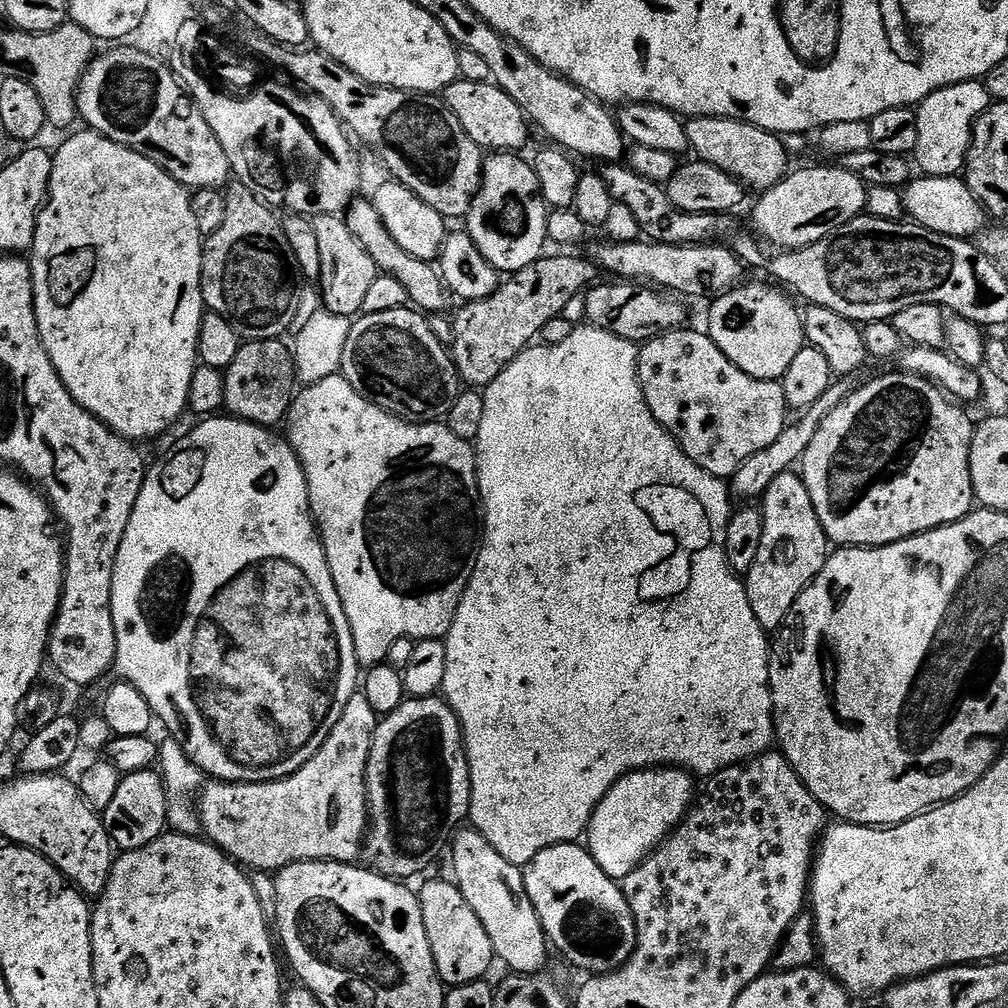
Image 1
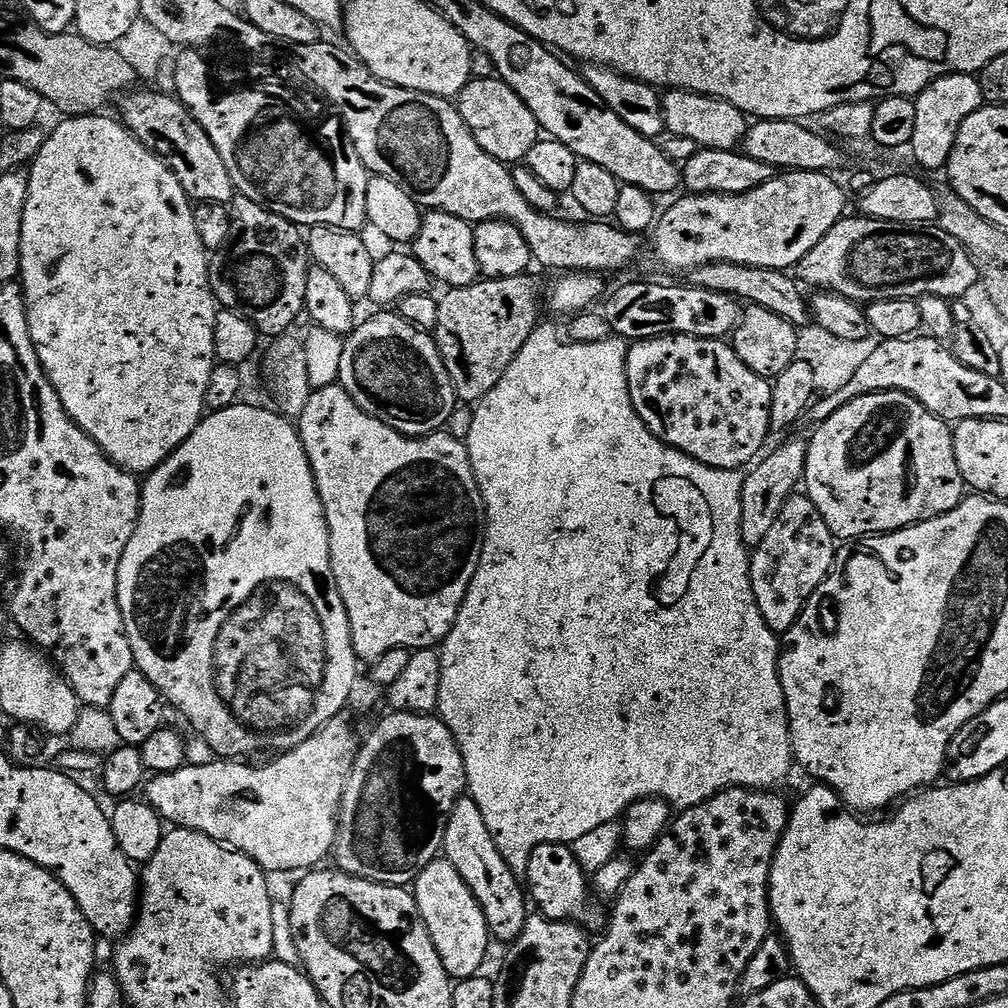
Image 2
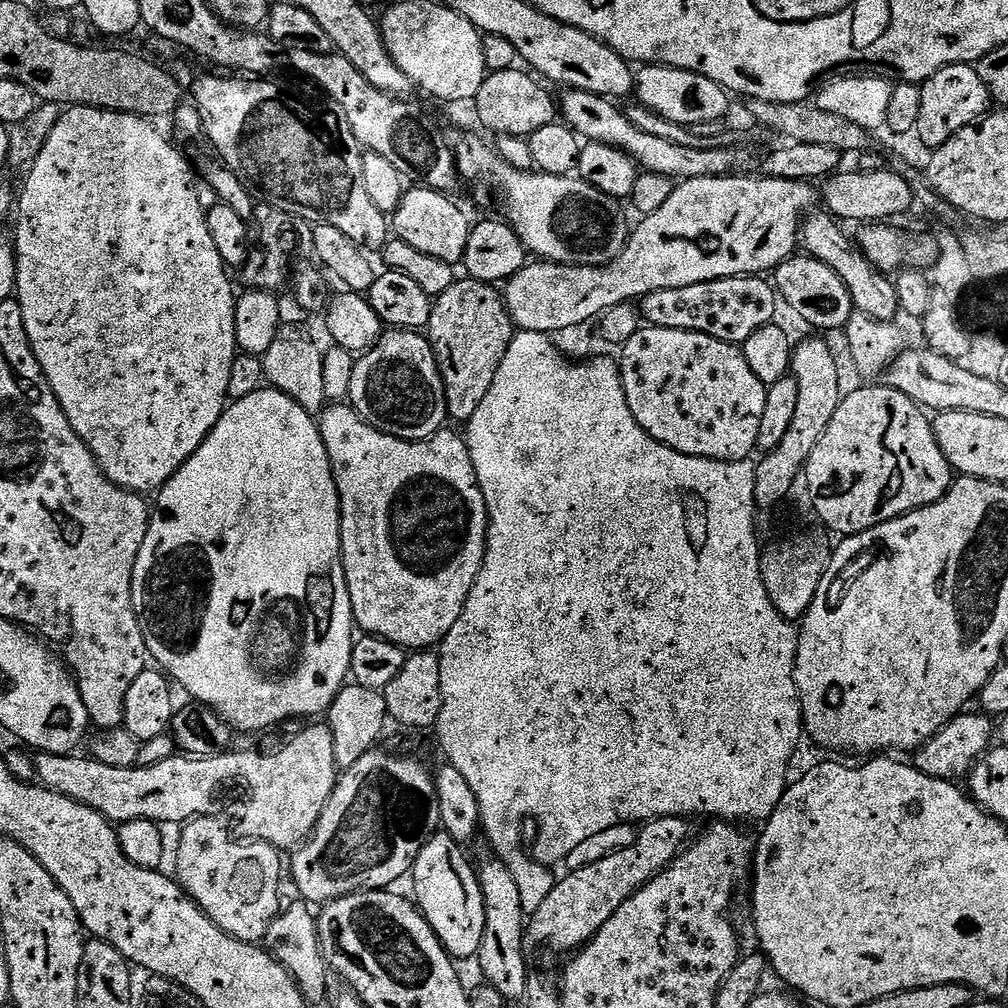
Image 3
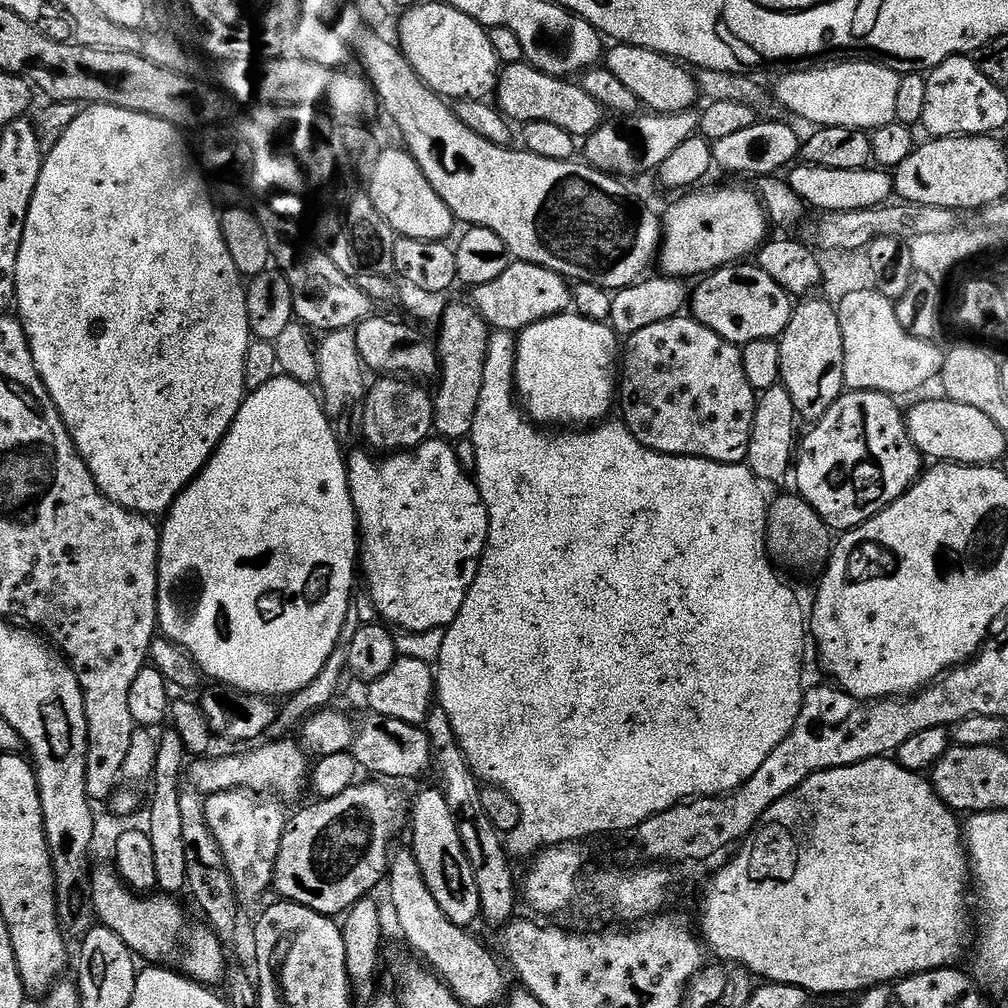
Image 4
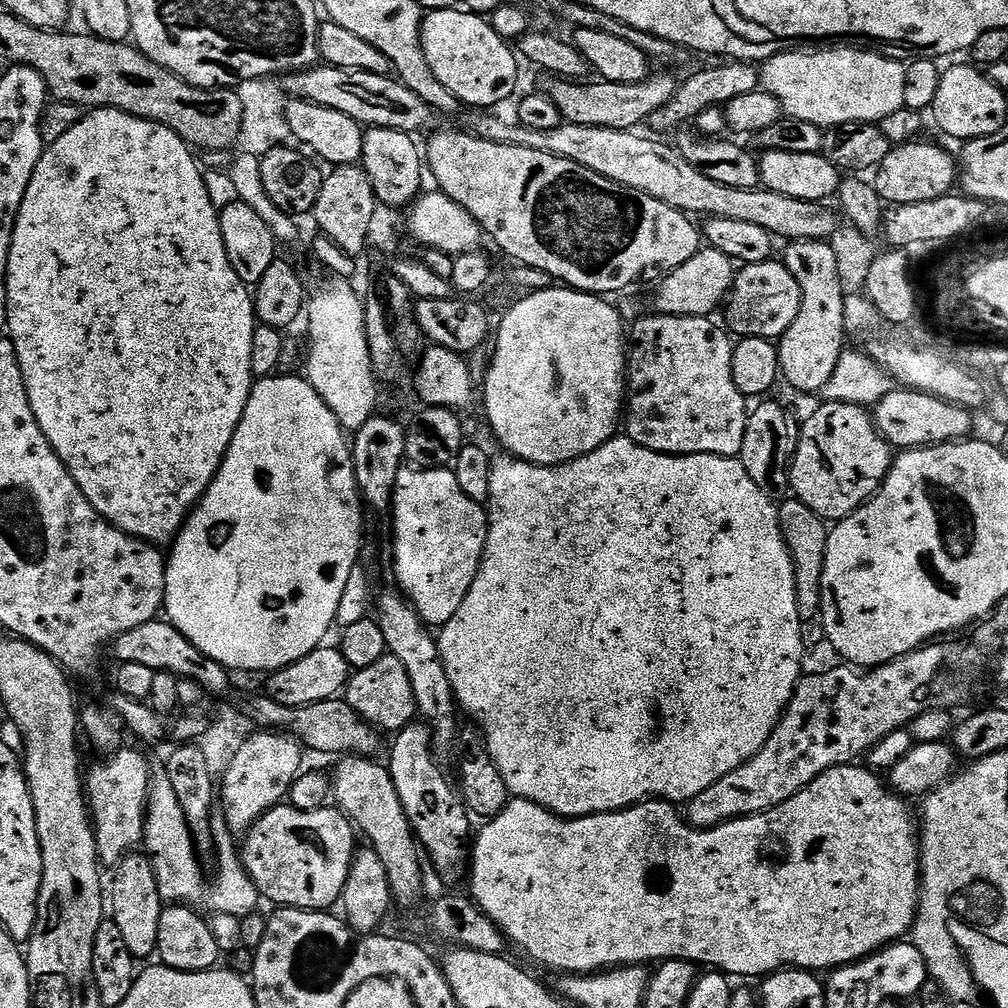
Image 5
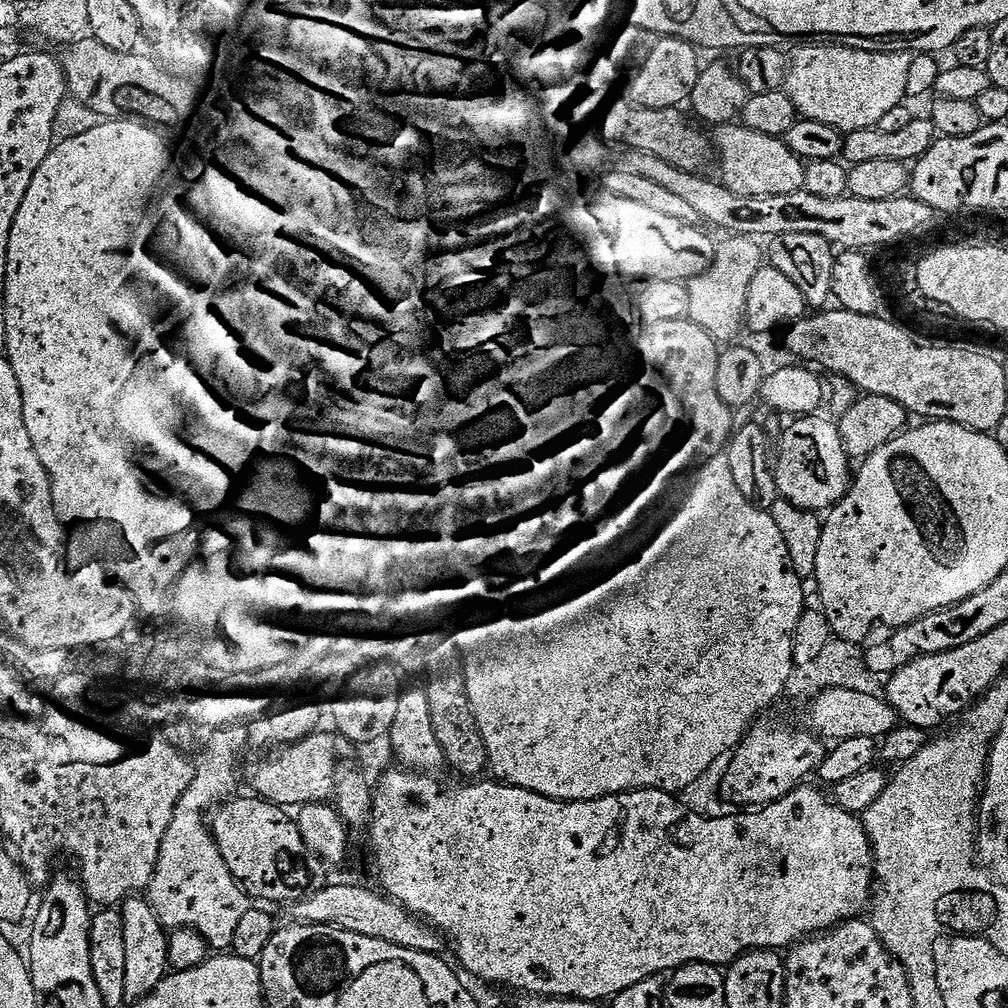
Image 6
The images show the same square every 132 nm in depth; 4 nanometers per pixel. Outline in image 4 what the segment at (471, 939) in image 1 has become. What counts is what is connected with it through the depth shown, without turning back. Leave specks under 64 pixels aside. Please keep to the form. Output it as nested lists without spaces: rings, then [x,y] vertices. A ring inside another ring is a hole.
[[[432,786],[425,792],[420,792],[410,804],[410,820],[412,816],[412,844],[410,851],[416,855],[416,862],[420,867],[420,874],[424,879],[434,902],[442,910],[442,914],[450,922],[462,929],[478,920],[480,916],[480,899],[476,893],[476,883],[464,856],[462,844],[458,838],[456,820],[452,817],[450,806],[446,806],[446,798],[439,787]]]

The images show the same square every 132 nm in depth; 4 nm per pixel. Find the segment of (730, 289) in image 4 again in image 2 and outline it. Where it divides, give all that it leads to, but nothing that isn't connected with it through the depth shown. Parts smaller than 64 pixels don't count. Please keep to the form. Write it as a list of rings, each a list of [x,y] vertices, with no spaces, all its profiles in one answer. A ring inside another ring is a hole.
[[[640,280],[637,284],[622,285],[612,297],[609,295],[603,301],[605,304],[602,306],[602,313],[611,324],[611,331],[629,342],[649,340],[655,336],[697,336],[707,340],[724,340],[731,337],[742,315],[741,301],[728,293],[681,284],[647,284],[646,281]]]

